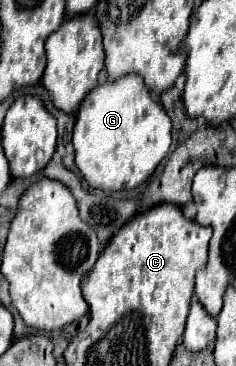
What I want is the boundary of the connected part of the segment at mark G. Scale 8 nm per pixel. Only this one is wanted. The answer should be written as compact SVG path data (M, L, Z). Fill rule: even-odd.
M129 73L119 81L97 85L81 101L73 145L75 163L91 187L105 191L135 189L153 175L167 155L171 145L171 119L163 105L153 101L143 79Z

